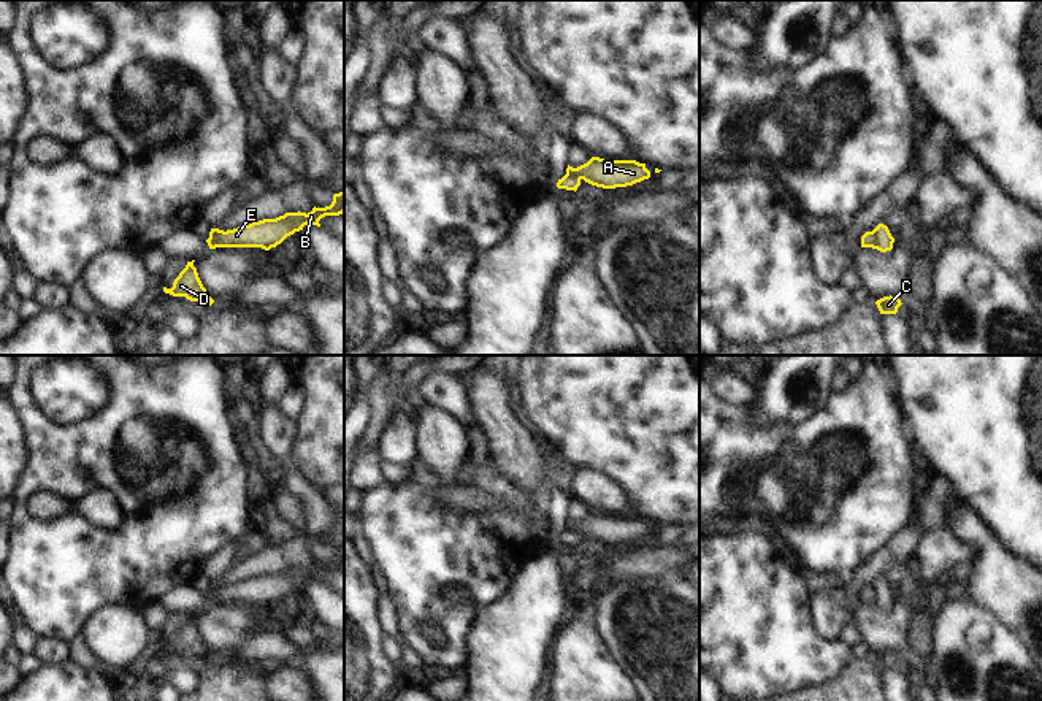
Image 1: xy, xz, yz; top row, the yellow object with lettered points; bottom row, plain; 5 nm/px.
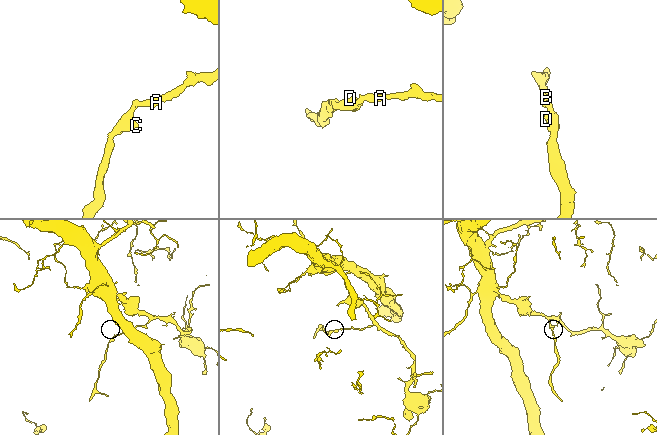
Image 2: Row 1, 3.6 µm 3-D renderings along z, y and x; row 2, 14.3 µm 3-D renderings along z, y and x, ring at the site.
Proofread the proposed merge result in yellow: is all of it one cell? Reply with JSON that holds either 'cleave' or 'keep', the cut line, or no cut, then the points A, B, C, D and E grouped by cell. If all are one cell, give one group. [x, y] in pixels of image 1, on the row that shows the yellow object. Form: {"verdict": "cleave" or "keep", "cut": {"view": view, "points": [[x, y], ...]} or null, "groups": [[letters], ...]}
{"verdict": "cleave", "cut": {"view": "yz", "points": [[873, 230], [876, 248]]}, "groups": [["A", "B", "E"], ["C", "D"]]}

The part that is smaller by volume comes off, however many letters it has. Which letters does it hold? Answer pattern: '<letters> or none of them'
C, D

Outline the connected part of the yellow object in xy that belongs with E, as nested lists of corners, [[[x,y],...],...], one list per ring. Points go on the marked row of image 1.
[[[344,190],[333,195],[333,201],[325,208],[312,208],[311,213],[285,213],[276,219],[263,219],[233,230],[220,230],[209,238],[211,249],[216,247],[262,247],[270,251],[281,244],[287,236],[303,230],[305,225],[317,225],[325,216],[344,213]]]

